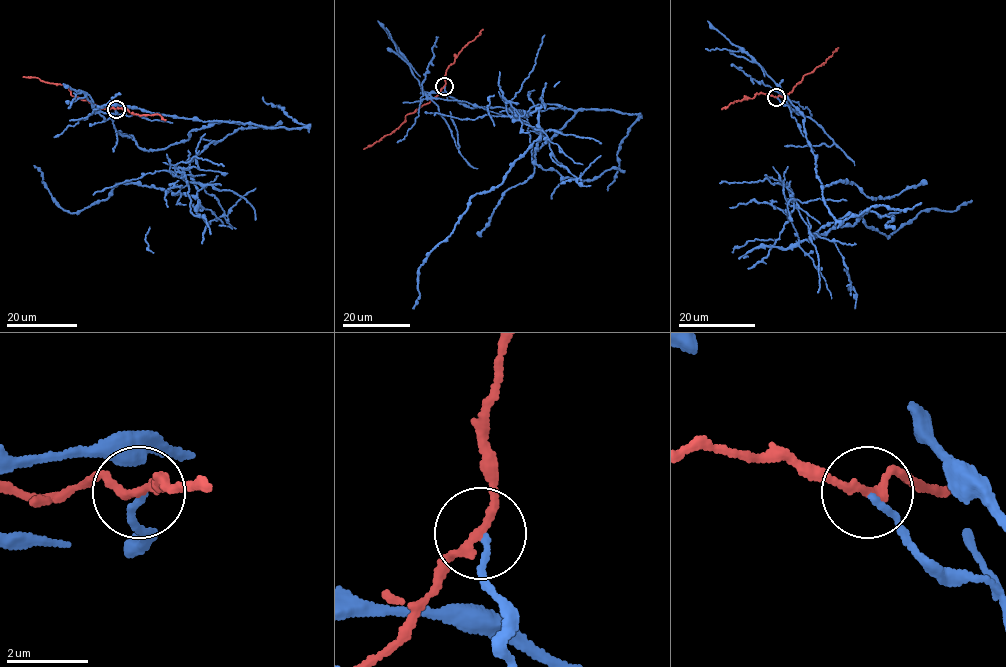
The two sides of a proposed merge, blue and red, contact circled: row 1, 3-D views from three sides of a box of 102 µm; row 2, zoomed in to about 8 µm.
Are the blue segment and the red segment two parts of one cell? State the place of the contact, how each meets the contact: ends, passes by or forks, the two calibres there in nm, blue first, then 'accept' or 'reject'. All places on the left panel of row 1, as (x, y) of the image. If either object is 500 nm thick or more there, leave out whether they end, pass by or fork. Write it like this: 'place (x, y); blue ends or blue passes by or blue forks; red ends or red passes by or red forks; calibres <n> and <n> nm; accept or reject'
place (116, 109); blue ends; red passes by; calibres 140 and 190 nm; reject

